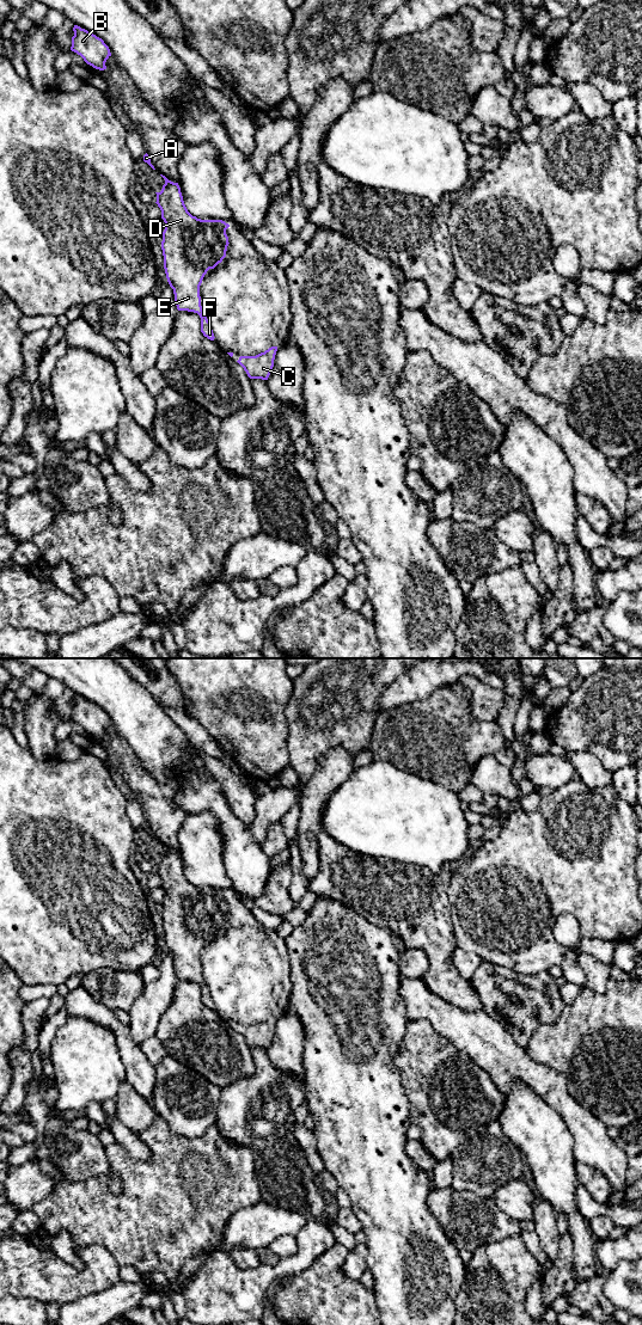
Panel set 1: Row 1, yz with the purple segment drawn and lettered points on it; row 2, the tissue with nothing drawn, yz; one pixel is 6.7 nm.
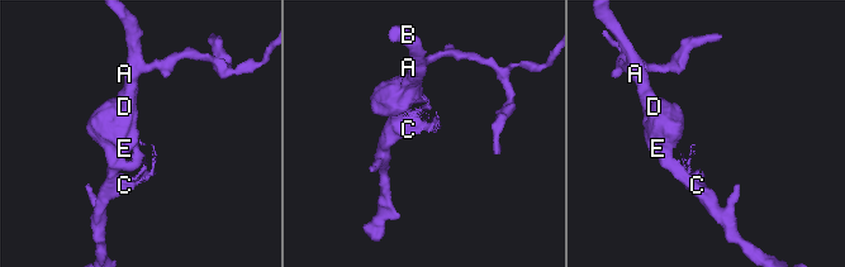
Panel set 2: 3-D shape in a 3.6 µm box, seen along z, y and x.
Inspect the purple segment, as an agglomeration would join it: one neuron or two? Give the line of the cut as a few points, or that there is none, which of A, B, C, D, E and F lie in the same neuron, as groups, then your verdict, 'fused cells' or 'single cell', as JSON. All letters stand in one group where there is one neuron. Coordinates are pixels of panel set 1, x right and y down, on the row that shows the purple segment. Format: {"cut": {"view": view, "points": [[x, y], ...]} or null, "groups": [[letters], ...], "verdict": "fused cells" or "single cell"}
{"cut": null, "groups": [["A", "B", "C", "D", "E", "F"]], "verdict": "single cell"}

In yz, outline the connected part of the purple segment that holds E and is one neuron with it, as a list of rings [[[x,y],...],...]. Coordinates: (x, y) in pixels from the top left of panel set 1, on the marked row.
[[[160,176],[165,179],[165,184],[160,192],[155,192],[155,203],[160,208],[161,219],[165,222],[161,250],[166,278],[173,289],[177,309],[197,313],[201,318],[201,332],[208,339],[214,341],[210,323],[202,311],[200,286],[207,271],[214,269],[226,257],[230,244],[226,229],[230,225],[222,220],[201,220],[192,216],[184,204],[178,183]]]

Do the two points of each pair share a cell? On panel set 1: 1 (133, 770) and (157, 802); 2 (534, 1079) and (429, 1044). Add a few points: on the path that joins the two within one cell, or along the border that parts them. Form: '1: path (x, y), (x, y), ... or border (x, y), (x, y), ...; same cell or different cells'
1: path (136, 778), (150, 793); same cell
2: border (448, 1040), (458, 1049), (465, 1051), (490, 1077); different cells

